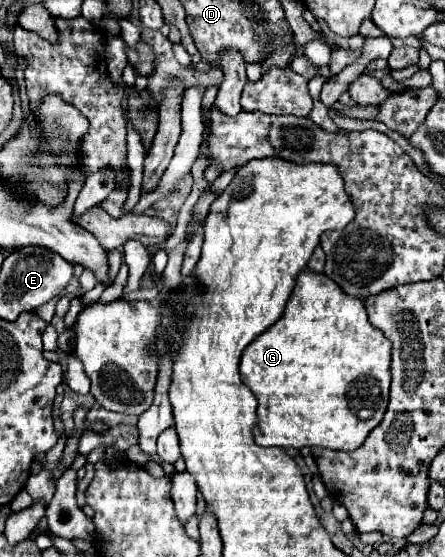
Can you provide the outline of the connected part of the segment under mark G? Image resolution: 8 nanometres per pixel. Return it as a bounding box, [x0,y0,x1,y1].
[241,271,391,451]

